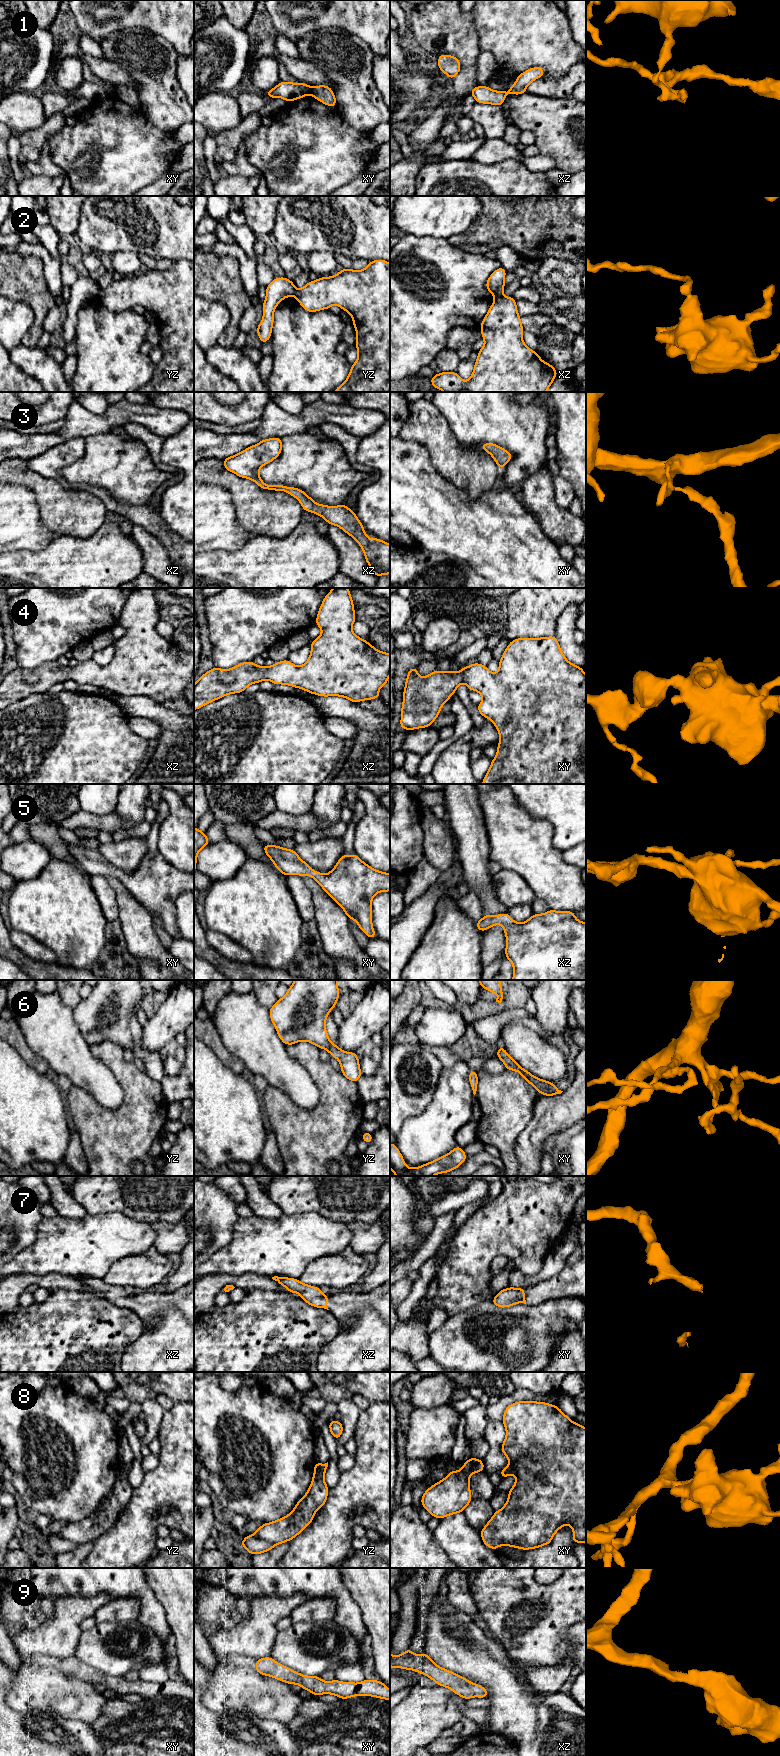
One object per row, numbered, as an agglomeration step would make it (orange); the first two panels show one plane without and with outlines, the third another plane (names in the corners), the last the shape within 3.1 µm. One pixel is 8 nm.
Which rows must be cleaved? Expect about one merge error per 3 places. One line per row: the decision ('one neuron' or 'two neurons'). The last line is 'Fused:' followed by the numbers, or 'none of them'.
1: two neurons
2: two neurons
3: one neuron
4: one neuron
5: one neuron
6: one neuron
7: one neuron
8: two neurons
9: one neuron
Fused: 1, 2, 8

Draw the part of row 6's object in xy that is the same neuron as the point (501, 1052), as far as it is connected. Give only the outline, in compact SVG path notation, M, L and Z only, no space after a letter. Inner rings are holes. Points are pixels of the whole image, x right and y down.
M500 1046L497 1050L497 1058L501 1059L505 1064L505 1070L514 1070L522 1075L524 1080L530 1083L537 1092L544 1094L546 1097L561 1094L554 1083L539 1079L533 1076L530 1072L522 1068L507 1052Z

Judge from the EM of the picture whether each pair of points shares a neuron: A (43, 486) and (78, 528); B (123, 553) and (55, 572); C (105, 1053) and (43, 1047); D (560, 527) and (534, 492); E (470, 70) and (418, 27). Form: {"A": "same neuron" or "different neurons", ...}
{"A": "same neuron", "B": "same neuron", "C": "different neurons", "D": "same neuron", "E": "same neuron"}

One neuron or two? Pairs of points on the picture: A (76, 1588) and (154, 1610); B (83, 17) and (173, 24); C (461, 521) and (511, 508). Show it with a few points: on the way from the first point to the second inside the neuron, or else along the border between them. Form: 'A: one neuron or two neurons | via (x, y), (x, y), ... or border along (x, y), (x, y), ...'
A: one neuron | via (95, 1585), (129, 1585), (135, 1591)
B: one neuron | via (103, 10), (150, 12)
C: one neuron | via (473, 521), (499, 520)

